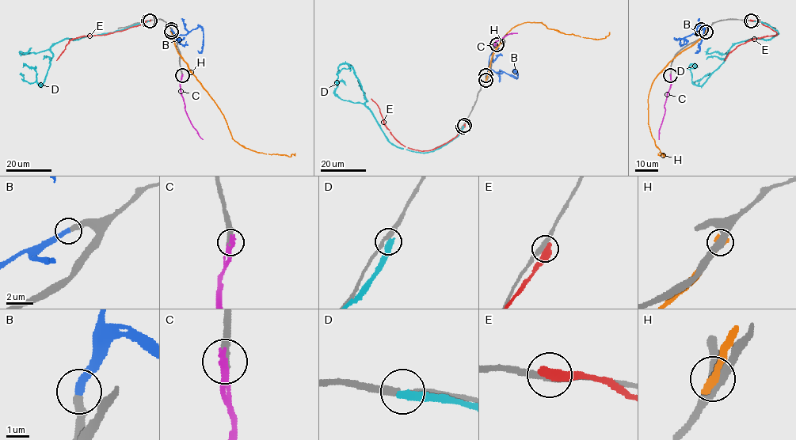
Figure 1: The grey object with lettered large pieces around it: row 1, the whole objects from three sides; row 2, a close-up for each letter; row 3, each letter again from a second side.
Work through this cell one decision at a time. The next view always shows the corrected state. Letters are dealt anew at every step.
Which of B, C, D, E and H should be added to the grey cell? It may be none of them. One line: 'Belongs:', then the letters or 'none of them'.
Belongs: B, C

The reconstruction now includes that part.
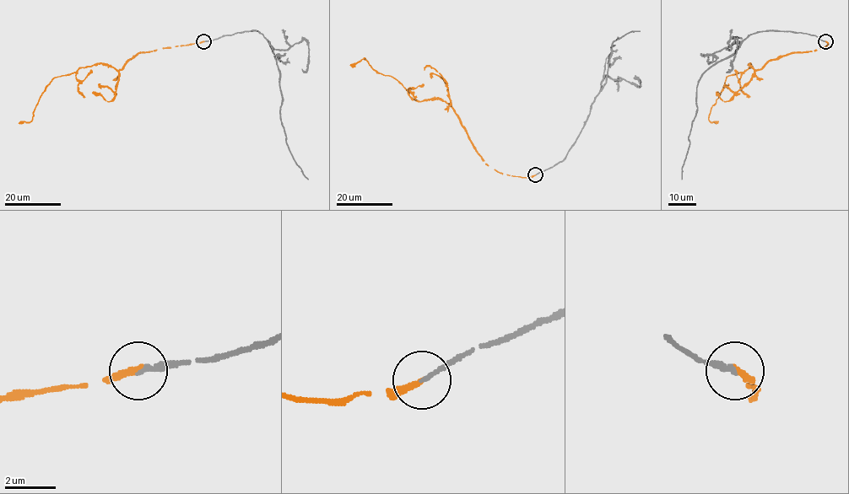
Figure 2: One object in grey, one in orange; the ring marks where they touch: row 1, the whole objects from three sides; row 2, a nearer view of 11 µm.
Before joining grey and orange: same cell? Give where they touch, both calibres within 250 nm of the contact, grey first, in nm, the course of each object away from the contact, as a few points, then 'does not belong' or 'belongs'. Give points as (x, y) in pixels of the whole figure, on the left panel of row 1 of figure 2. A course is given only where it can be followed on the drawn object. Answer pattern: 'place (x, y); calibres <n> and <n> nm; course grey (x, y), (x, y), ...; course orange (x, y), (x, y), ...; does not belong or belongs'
place (203, 41); calibres 170 and 220 nm; course grey (203, 41), (236, 32), (257, 31), (270, 44), (279, 75), (280, 119), (287, 147), (294, 163), (308, 179); course orange (203, 41), (140, 51), (118, 70), (107, 64), (94, 63), (55, 77), (40, 96), (32, 119), (18, 123); belongs

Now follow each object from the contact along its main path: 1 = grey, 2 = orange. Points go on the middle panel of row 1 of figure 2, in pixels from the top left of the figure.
1: (535, 175), (563, 159), (575, 142), (590, 106), (606, 83), (612, 43), (626, 33), (640, 31)
2: (535, 175), (496, 171), (450, 106), (439, 99), (413, 99), (364, 58), (349, 65)

